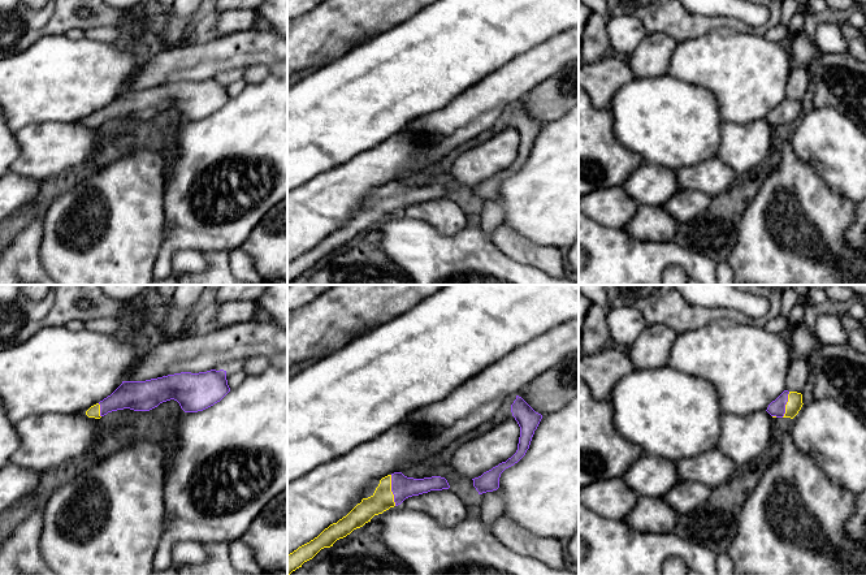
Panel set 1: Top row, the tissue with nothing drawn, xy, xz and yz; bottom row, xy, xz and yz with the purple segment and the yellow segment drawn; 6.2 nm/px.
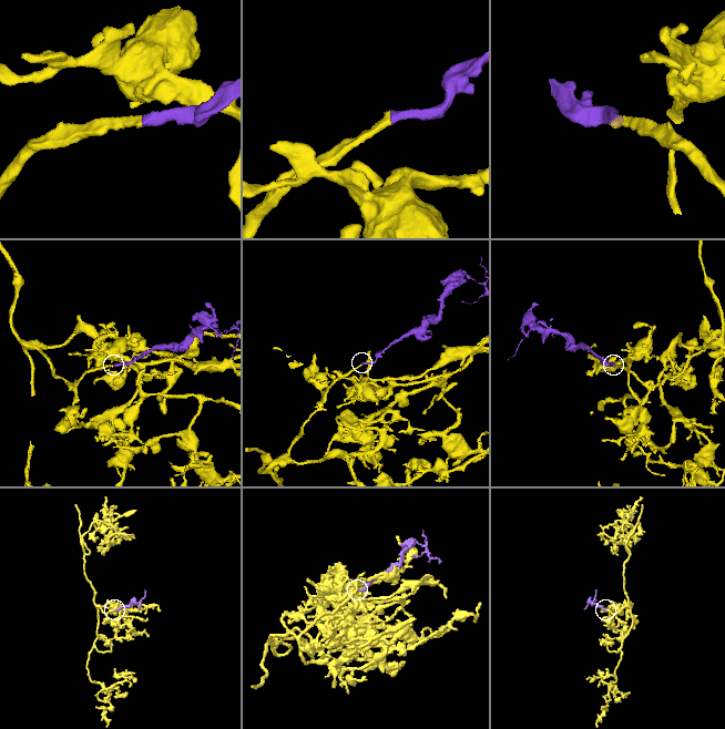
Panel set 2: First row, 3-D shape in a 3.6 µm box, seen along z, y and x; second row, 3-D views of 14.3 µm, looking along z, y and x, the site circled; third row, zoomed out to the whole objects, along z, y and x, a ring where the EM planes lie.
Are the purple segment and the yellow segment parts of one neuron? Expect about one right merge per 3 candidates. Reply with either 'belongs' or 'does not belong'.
belongs

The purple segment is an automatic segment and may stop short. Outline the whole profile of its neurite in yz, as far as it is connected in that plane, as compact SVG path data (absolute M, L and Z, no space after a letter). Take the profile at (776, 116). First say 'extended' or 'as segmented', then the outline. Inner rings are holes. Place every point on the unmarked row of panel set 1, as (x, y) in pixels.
extended; M784 99L775 109L768 113L766 120L772 126L793 127L801 118L802 113L801 101Z

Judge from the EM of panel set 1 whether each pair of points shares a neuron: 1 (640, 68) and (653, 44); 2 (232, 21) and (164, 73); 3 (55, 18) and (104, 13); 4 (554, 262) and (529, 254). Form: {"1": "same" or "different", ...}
{"1": "same", "2": "different", "3": "same", "4": "same"}

